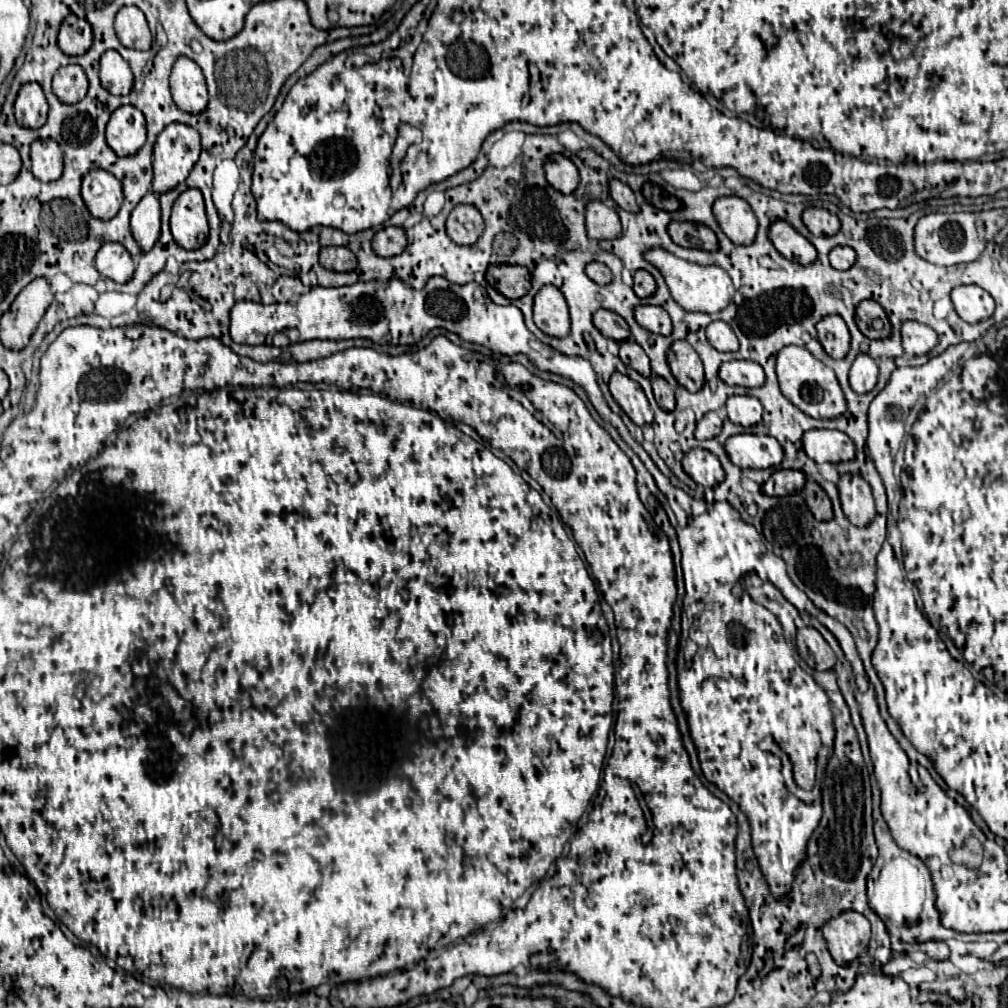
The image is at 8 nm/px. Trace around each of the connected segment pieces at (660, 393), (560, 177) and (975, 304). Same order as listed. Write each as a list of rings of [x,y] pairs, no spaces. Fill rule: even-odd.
[[[658,377],[658,379],[652,383],[652,390],[656,401],[658,401],[658,405],[660,405],[664,411],[672,411],[672,409],[676,407],[674,391],[672,391],[672,387],[670,387],[664,379]]]
[[[550,155],[546,159],[546,179],[552,187],[556,187],[560,193],[572,193],[576,191],[580,177],[578,177],[578,169],[576,165],[564,157],[564,155]]]
[[[960,285],[952,291],[950,297],[956,313],[968,323],[980,323],[984,319],[990,319],[996,307],[992,295],[978,285]]]

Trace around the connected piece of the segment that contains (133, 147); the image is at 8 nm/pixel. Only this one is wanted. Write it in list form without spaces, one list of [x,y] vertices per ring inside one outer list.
[[[134,105],[118,107],[108,121],[106,141],[116,155],[134,155],[146,141],[144,115]]]

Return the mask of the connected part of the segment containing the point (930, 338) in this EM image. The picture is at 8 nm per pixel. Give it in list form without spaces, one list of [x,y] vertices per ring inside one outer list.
[[[908,321],[902,325],[902,345],[908,355],[926,355],[938,345],[938,335],[924,323]]]

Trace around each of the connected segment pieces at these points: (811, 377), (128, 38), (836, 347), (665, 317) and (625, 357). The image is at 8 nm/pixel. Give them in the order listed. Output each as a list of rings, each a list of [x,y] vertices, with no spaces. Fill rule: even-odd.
[[[796,345],[784,347],[778,353],[776,373],[778,373],[778,381],[780,381],[780,389],[782,389],[784,397],[790,399],[806,415],[810,415],[814,419],[834,419],[846,411],[846,399],[844,399],[844,393],[838,385],[834,371],[830,367],[826,367],[822,361],[818,361],[806,347],[796,347]],[[816,389],[822,389],[822,393],[824,393],[822,403],[814,403]]]
[[[122,7],[116,13],[116,35],[124,47],[130,49],[150,49],[152,33],[146,23],[144,13],[138,7]]]
[[[828,315],[818,325],[818,339],[832,359],[844,359],[850,349],[850,331],[840,315]]]
[[[640,305],[636,307],[636,321],[644,329],[658,333],[658,335],[670,335],[672,333],[672,323],[670,315],[656,305]]]
[[[628,341],[628,343],[620,343],[620,359],[624,361],[624,365],[636,369],[642,377],[650,377],[652,369],[650,369],[650,359],[644,353],[644,349],[636,343],[636,341]]]

